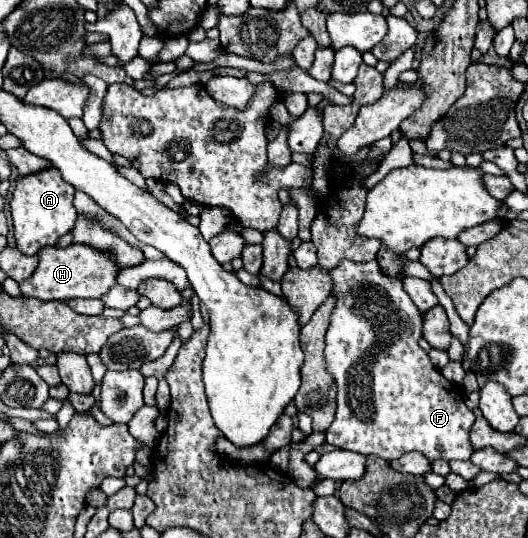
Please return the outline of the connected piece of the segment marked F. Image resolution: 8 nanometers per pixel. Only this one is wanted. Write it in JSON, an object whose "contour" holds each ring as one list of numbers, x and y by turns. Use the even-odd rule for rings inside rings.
{"contour":[[342,260,328,274,332,278,330,294,336,298,336,304,326,332,324,360,326,370,332,374,338,386,338,410,332,426,326,432,326,442,342,450,376,454,388,462,412,450,424,454,430,462,468,460,474,452,468,430,476,418,464,404,460,388,446,380,430,362,428,352,418,346,418,340,422,338,422,314,404,290,402,280,398,280,398,276,384,274,378,260]]}

